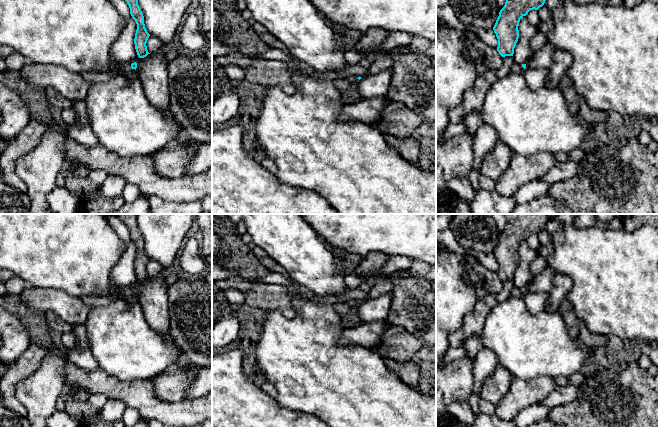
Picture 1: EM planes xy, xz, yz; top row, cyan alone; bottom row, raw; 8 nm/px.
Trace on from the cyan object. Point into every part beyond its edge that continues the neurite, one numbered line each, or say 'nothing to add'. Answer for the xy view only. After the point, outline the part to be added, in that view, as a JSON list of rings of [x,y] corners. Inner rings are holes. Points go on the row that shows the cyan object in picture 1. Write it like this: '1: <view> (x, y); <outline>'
nothing to add

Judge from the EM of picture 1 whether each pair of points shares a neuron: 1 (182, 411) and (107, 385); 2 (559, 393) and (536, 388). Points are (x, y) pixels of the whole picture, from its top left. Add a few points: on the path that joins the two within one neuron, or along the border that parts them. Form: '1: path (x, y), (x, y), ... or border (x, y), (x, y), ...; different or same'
1: path (163, 411), (151, 407), (138, 394), (126, 391); same
2: border (558, 387), (538, 403); different

